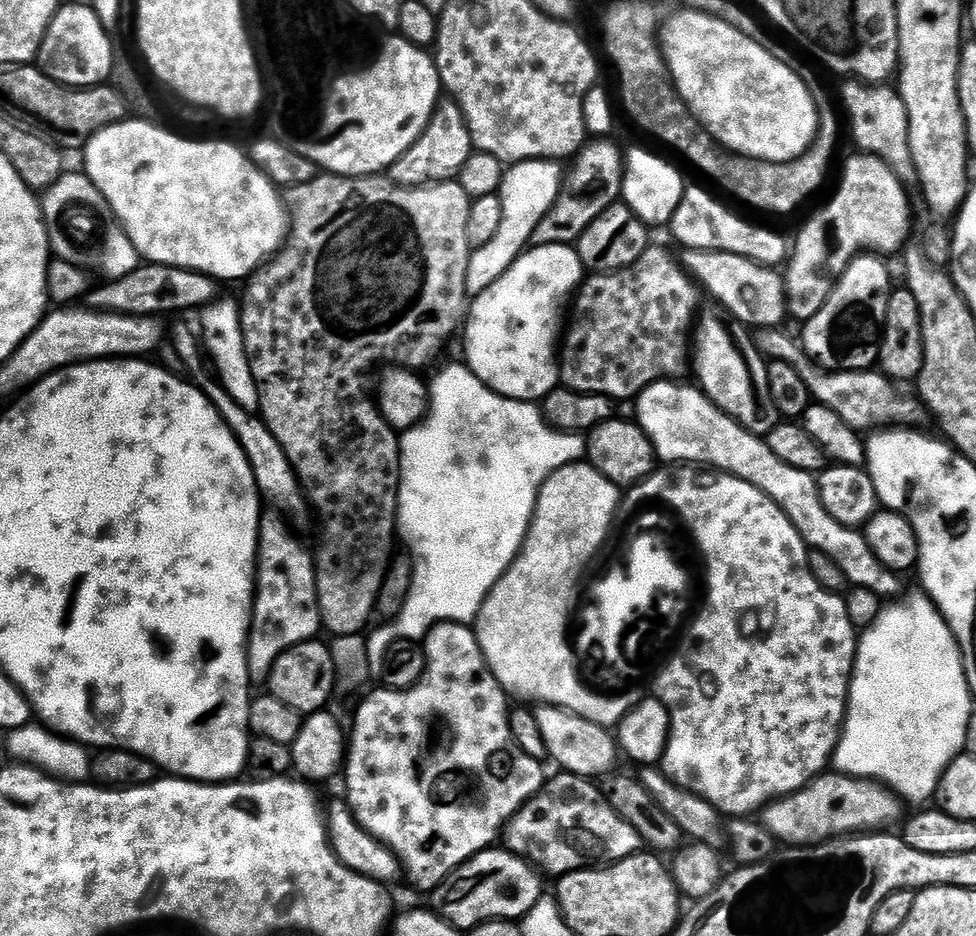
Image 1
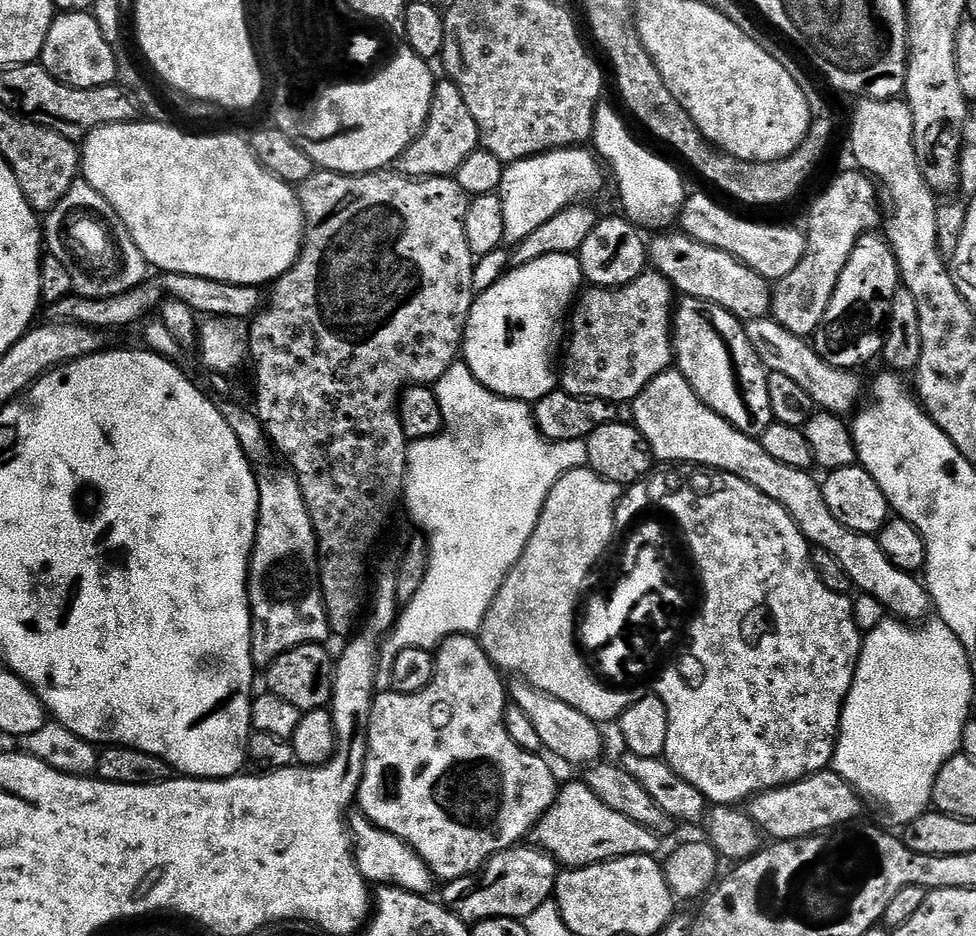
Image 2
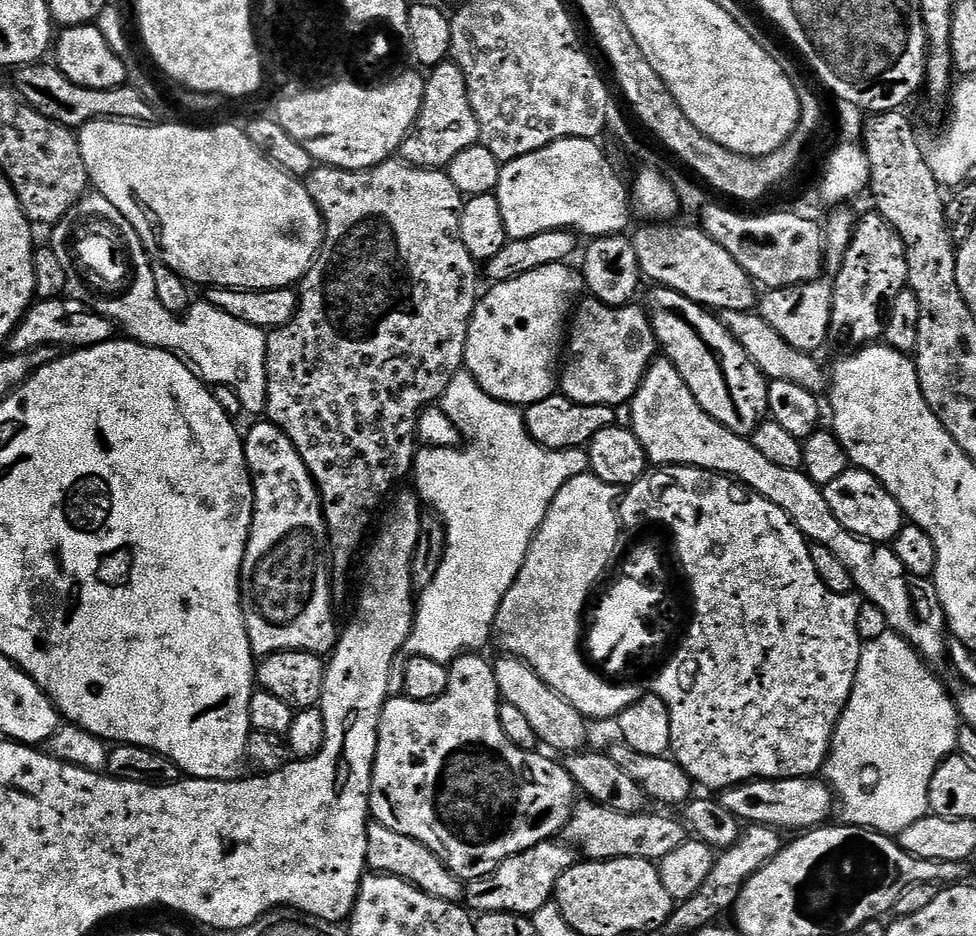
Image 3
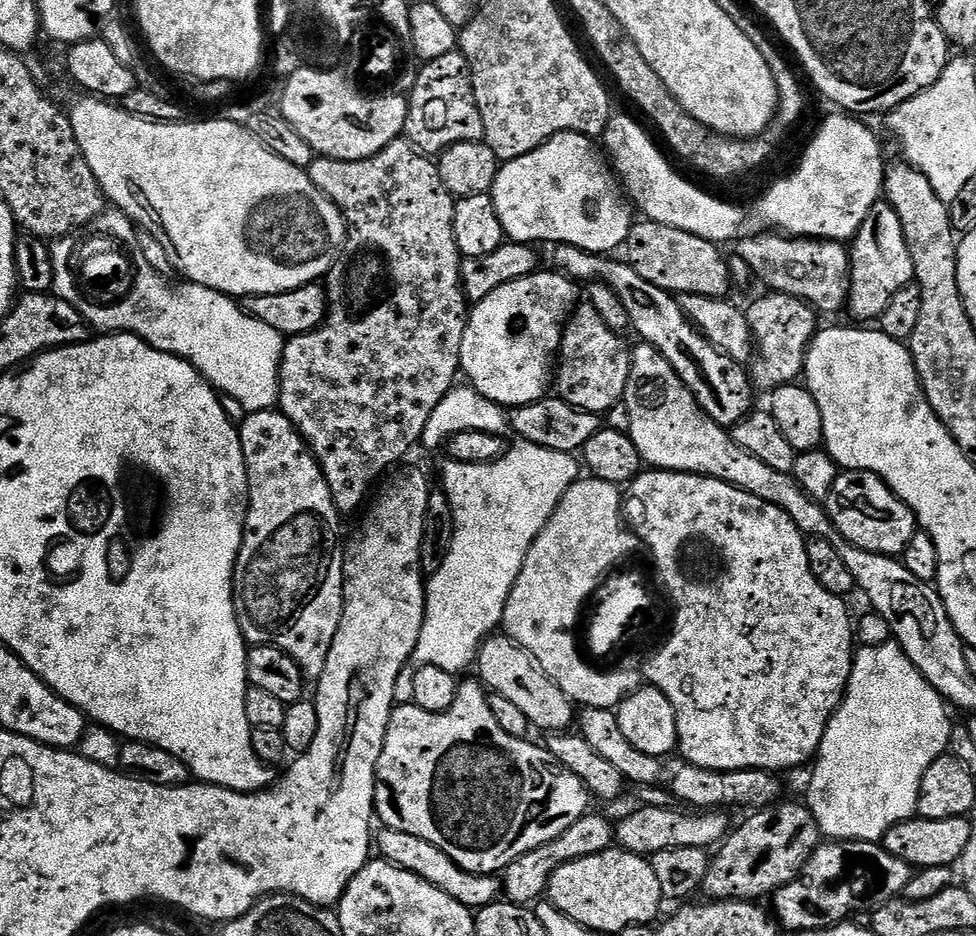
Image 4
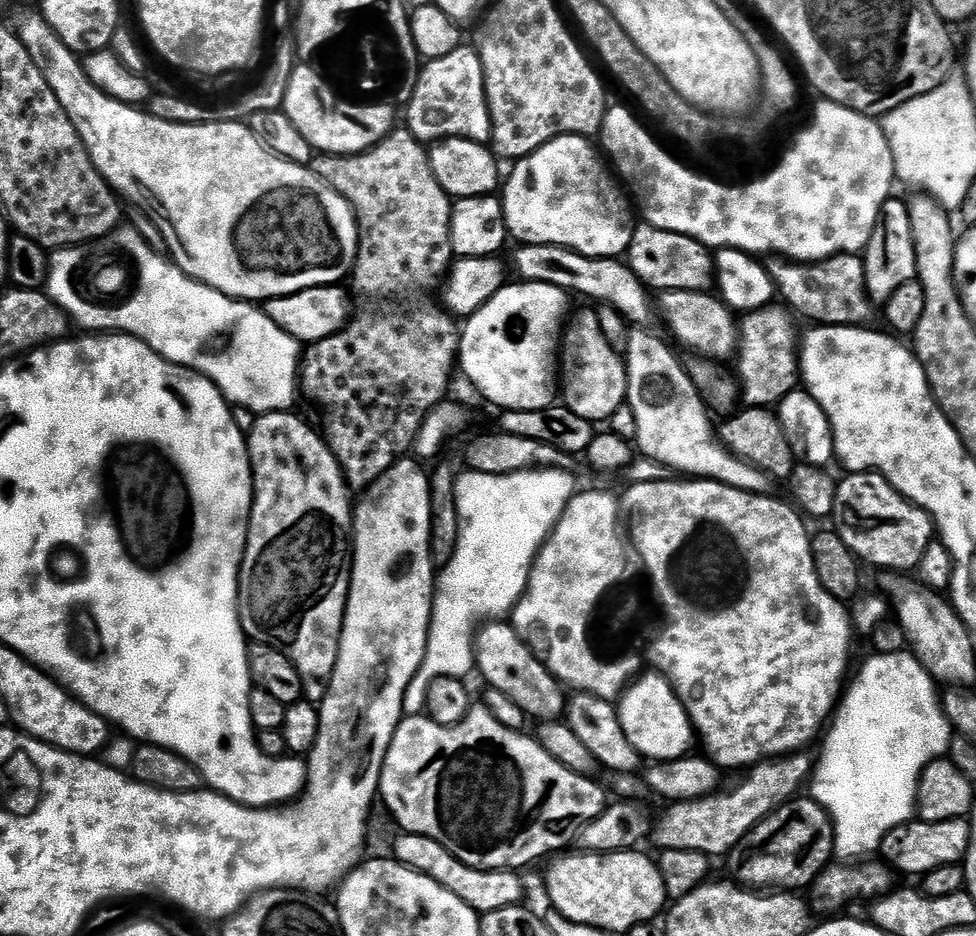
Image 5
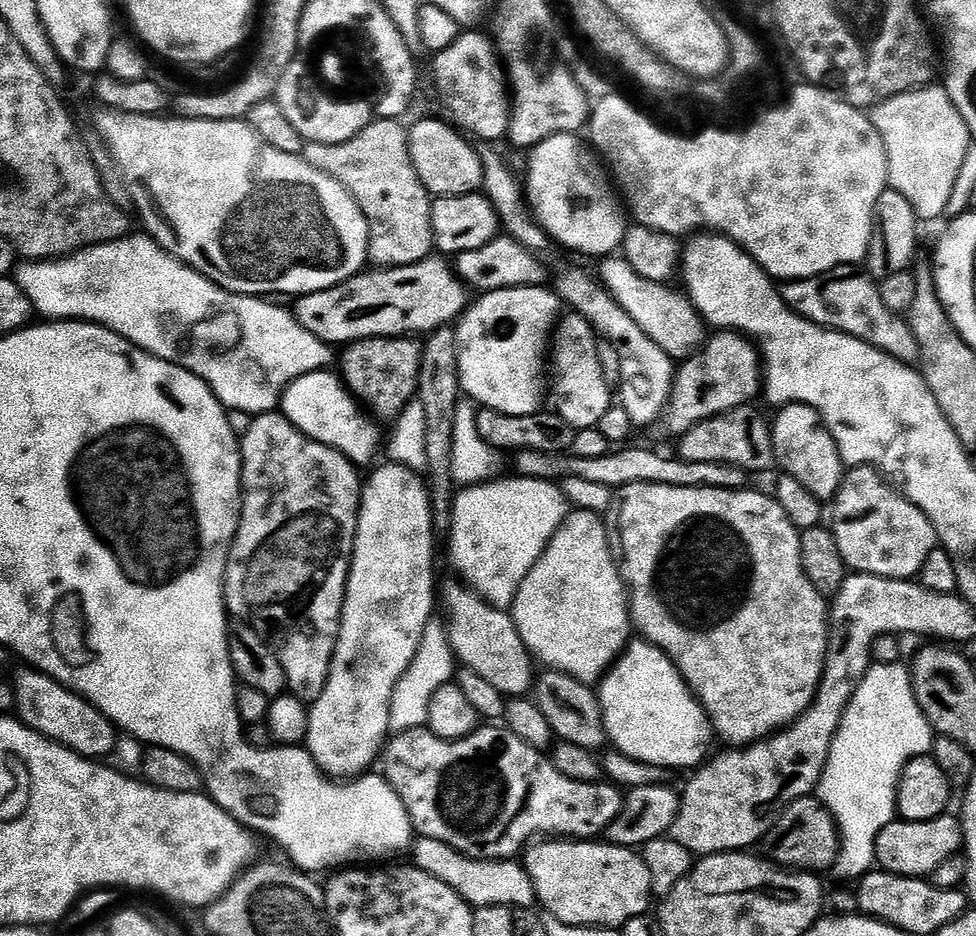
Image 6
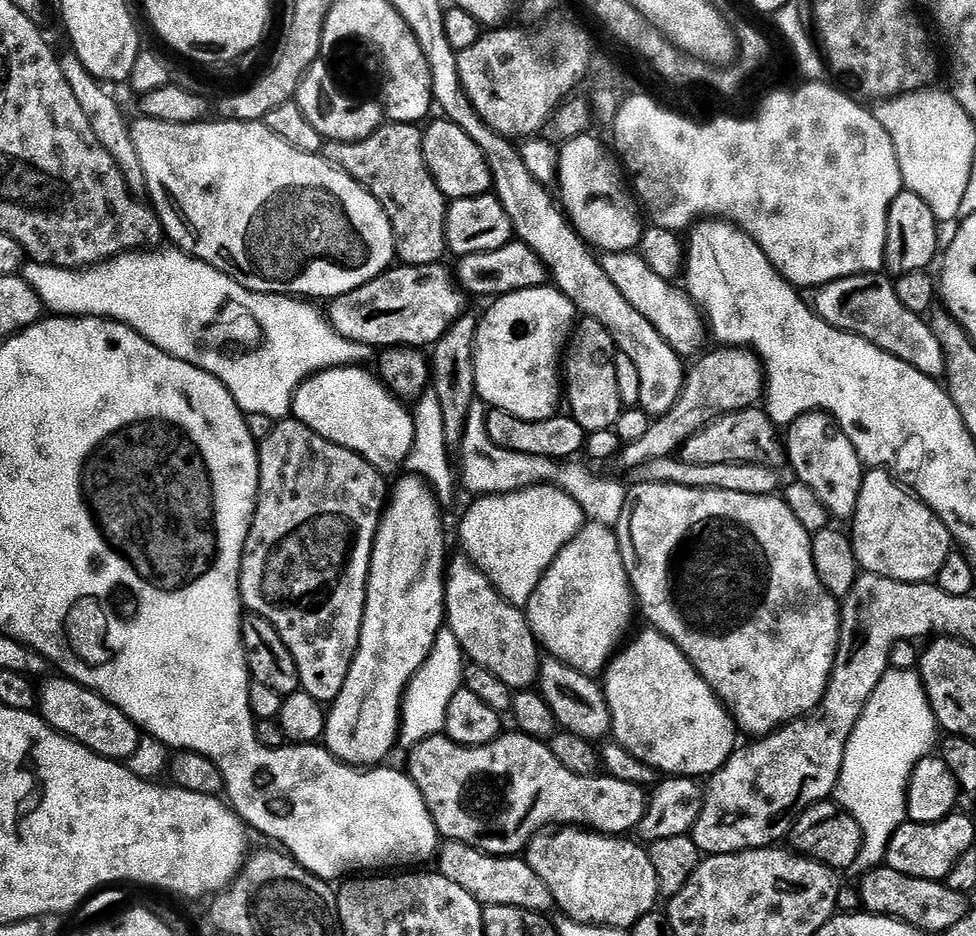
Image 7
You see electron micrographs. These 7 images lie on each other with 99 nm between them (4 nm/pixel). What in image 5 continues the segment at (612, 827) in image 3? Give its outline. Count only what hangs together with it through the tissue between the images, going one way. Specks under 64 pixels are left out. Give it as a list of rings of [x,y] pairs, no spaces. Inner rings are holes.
[[[797,750],[783,756],[761,760],[751,765],[743,773],[744,781],[733,786],[729,792],[715,790],[708,796],[697,800],[677,800],[669,803],[668,808],[655,821],[651,839],[656,840],[660,850],[694,850],[707,853],[708,844],[725,844],[729,849],[738,846],[742,838],[762,818],[769,816],[776,808],[787,804],[797,795],[800,787],[805,787],[814,768],[814,760],[807,756],[807,751]]]

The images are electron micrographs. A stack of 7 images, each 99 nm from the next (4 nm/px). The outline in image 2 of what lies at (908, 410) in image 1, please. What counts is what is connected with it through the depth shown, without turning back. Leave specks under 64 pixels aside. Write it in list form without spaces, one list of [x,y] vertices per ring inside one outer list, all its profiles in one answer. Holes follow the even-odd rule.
[[[752,318],[743,325],[743,330],[748,336],[748,347],[756,351],[756,358],[761,365],[768,372],[786,374],[786,378],[798,382],[798,386],[802,386],[802,390],[810,394],[812,403],[817,409],[833,414],[845,414],[844,412],[851,413],[857,407],[860,380],[856,377],[855,371],[830,366],[807,339],[795,336],[793,332],[783,328],[777,320]]]

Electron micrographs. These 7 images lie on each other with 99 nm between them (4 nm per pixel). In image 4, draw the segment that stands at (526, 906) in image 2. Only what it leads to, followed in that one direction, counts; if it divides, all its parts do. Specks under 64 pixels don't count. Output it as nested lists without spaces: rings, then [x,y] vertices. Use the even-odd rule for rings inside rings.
[[[595,814],[583,816],[578,822],[574,822],[574,826],[570,826],[570,830],[566,830],[566,834],[522,854],[522,858],[518,858],[514,863],[509,864],[502,873],[503,895],[513,904],[531,905],[547,893],[550,878],[563,864],[569,864],[578,858],[586,858],[599,852],[609,851],[613,844],[613,821],[610,822],[606,817],[595,816]]]

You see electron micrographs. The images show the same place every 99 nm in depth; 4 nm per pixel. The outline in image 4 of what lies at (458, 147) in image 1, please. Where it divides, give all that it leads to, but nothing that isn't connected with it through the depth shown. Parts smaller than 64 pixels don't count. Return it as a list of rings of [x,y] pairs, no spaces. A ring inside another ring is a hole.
[[[459,50],[434,58],[423,65],[416,76],[412,96],[407,97],[408,117],[404,136],[413,148],[429,158],[439,157],[445,148],[455,144],[475,144],[483,141],[484,127],[474,102],[472,75],[468,72],[466,58]]]

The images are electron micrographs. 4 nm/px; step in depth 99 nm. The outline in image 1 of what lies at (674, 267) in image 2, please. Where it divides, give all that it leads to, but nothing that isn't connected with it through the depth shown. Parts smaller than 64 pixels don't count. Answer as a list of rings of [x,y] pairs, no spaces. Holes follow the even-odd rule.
[[[729,252],[683,253],[682,263],[689,273],[712,294],[721,300],[744,324],[757,324],[757,329],[775,328],[783,325],[786,317],[786,280],[775,267],[755,264],[746,256],[735,256]]]

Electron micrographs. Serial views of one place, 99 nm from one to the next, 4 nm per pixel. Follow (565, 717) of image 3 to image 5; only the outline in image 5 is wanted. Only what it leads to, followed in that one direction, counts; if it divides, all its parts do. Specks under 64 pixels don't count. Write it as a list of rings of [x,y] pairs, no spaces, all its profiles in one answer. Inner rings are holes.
[[[488,622],[474,636],[474,664],[484,675],[484,684],[494,690],[502,690],[510,702],[524,711],[525,717],[537,716],[537,721],[557,719],[562,708],[561,685],[555,676],[521,640],[516,629],[508,622]]]

